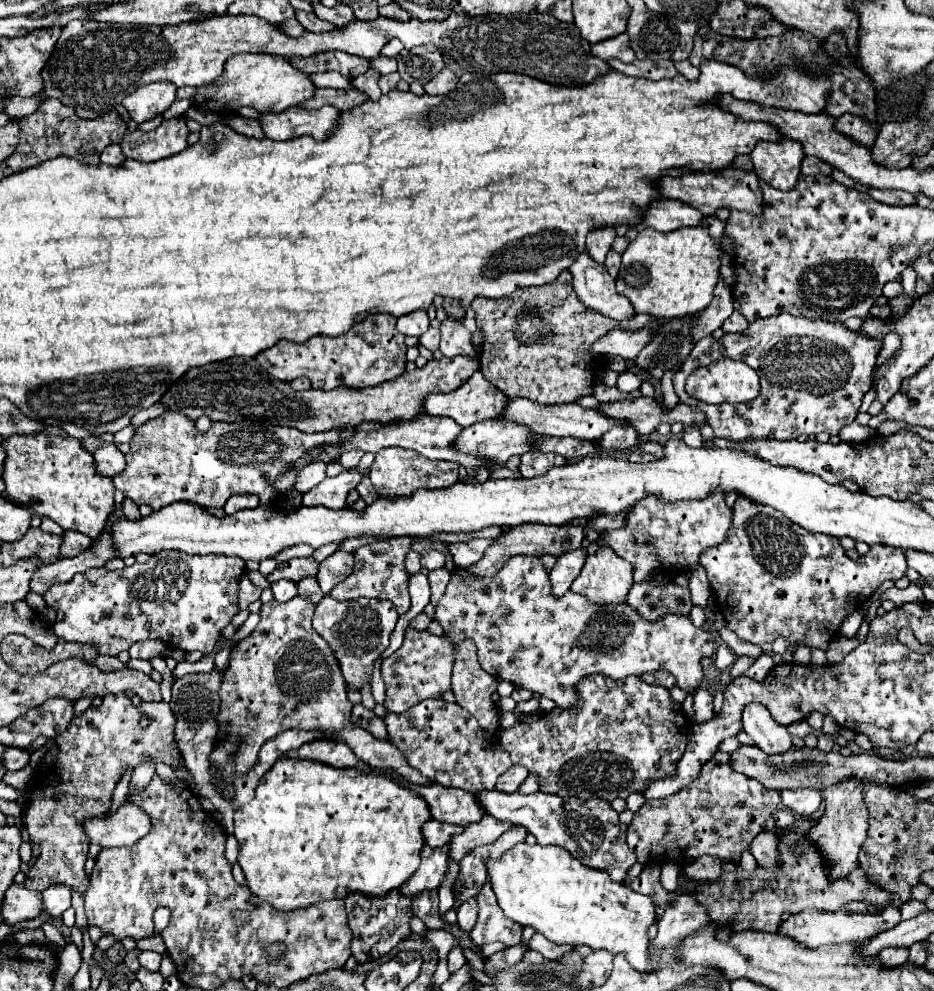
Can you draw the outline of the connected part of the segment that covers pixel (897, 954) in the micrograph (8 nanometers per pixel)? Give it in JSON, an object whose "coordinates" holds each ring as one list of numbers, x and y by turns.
{"coordinates":[[881,949,879,959,883,965,887,967,899,967,907,961,909,957,909,949]]}

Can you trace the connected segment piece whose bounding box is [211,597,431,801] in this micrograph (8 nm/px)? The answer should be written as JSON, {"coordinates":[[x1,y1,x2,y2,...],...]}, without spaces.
{"coordinates":[[293,597,287,603,263,603,257,629,231,647,229,669,223,673,223,683,219,689,219,733,215,749,211,753,211,763,217,763,217,769,223,771,223,777,229,783,215,783,217,791,227,801,231,801,235,795,231,775,247,773,257,761,261,745,277,733,293,727,323,729,331,733,331,739,345,741,351,751,367,765,381,771,393,771,409,783,431,783,425,775,407,765,405,755,399,753,393,743,379,741,369,731,351,723,353,705,347,699,345,679,341,675,337,659,333,657,333,651,329,649,329,645,325,645,325,639,311,627,313,613,315,605,305,601,303,597]]}

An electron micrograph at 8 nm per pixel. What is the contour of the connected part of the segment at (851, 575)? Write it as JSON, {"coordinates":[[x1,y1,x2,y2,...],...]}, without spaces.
{"coordinates":[[739,497,733,505,733,529,729,529,729,537,725,537,725,541,721,545,715,545,713,549,707,549,703,555,701,555,701,567,707,571,707,577,709,577,709,583,711,583,711,589,715,591,715,603,717,603,717,609,723,613,725,621,727,621,727,627,731,631,735,631,739,635,739,639,745,639,757,647,763,649,763,653,771,655,771,657,777,657,771,649,773,641,777,637,783,637,787,643,789,643,789,661,791,661,791,655,795,651,795,647,799,645,805,645,809,649,823,649,827,651,829,649,829,643,835,639,835,635,839,633,839,627,841,623,857,609,861,609,865,605,865,601,875,593,877,587,881,587,885,581,897,581,899,577,905,575,905,569,907,569,907,561,905,561,905,555,901,549,893,549,893,547,887,547,887,545,873,545,869,549,867,555,861,555,857,561,849,559,845,555,845,549,839,545,839,539,837,537,829,537,825,533,811,533,799,525,795,525,793,521,789,521,783,513,777,513,777,509,769,509,765,505,753,505,753,501,749,501,747,497]]}

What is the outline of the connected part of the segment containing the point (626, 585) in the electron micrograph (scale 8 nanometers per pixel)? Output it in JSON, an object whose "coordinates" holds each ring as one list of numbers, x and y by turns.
{"coordinates":[[597,547,597,551,587,557,581,569,581,575,571,585,571,591,585,595,591,601,603,605,603,603,623,603,631,585,633,585,633,567,625,559,621,559,617,553,613,553,613,549]]}

